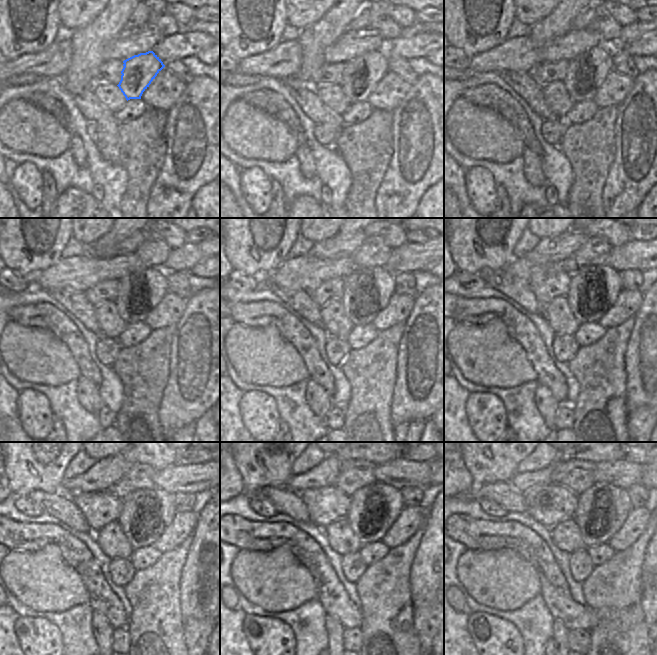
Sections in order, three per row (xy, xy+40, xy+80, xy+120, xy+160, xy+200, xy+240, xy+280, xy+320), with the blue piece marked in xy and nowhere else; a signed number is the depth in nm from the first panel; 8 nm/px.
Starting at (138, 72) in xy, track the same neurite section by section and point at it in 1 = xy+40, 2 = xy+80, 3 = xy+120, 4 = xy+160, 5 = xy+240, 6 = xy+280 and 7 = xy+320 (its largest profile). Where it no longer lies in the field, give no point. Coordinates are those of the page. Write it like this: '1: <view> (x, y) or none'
1: xy+40 (361, 74)
2: xy+80 (586, 73)
3: xy+120 (151, 282)
4: xy+160 (358, 286)
5: xy+240 (140, 504)
6: xy+280 (384, 502)
7: xy+320 (604, 502)

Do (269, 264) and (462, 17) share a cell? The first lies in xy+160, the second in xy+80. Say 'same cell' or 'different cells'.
same cell

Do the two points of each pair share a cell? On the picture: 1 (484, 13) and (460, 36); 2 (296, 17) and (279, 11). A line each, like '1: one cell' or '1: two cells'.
1: one cell
2: two cells

